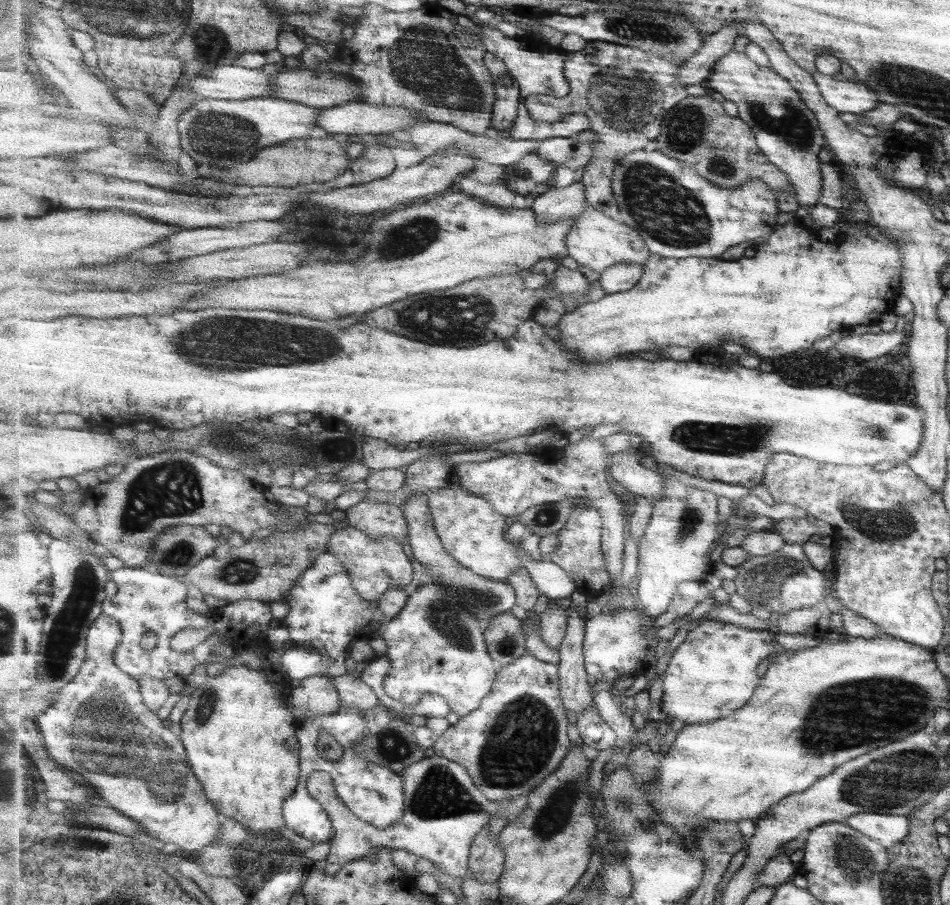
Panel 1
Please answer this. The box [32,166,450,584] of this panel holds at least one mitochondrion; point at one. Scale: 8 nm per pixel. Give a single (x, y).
(219, 345)

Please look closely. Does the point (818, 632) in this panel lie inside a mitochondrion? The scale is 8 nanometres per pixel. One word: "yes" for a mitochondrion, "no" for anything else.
no

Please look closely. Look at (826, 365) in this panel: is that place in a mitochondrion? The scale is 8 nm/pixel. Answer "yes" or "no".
no

